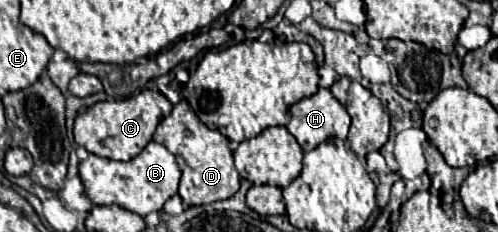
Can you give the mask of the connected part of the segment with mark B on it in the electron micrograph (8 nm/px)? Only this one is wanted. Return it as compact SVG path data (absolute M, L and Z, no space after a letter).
M149 142L145 150L129 162L115 162L89 154L89 158L79 164L79 176L85 186L85 194L93 204L117 204L129 212L147 216L149 212L159 212L163 204L177 194L181 170L175 162L175 156L171 156L163 144Z

